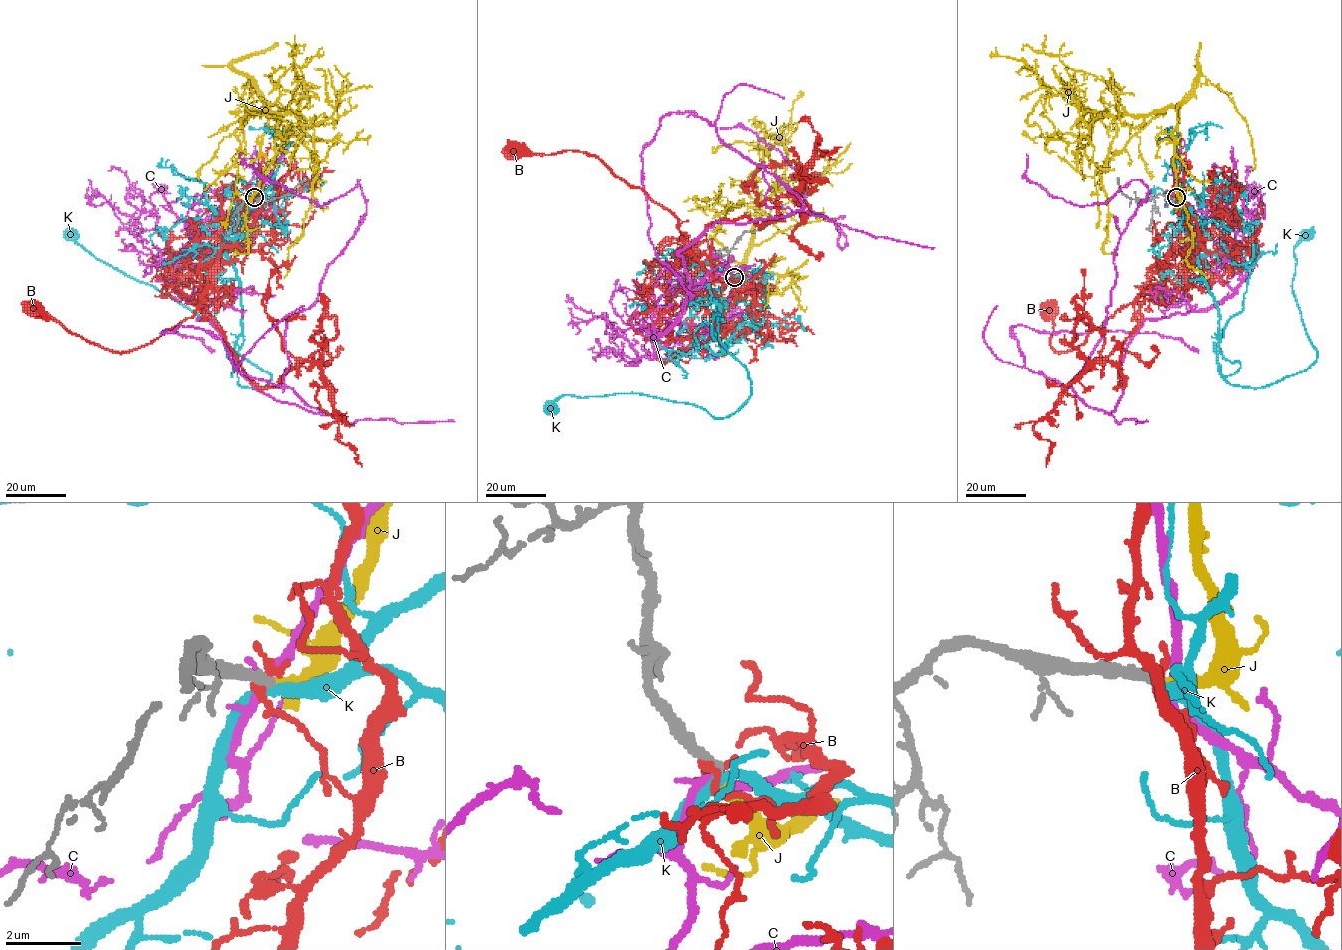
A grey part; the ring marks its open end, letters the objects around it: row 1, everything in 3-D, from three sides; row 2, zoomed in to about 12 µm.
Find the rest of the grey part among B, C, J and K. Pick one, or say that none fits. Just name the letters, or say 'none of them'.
J

